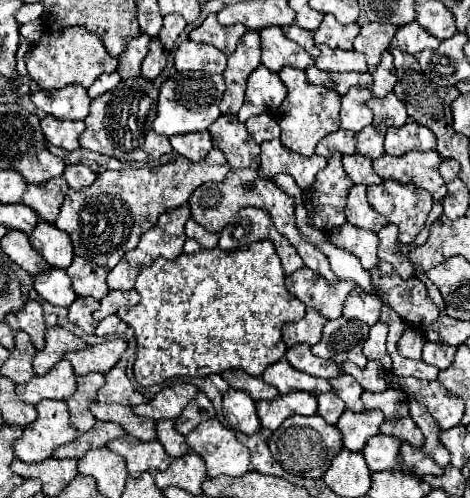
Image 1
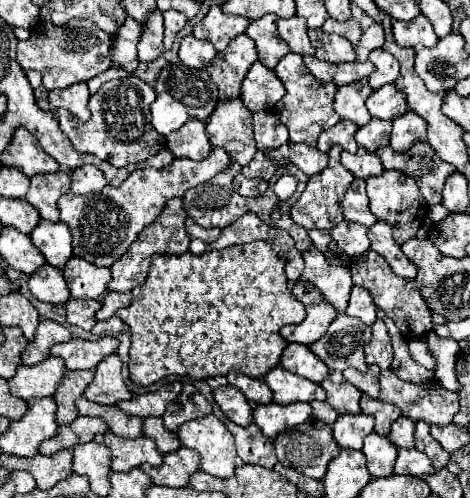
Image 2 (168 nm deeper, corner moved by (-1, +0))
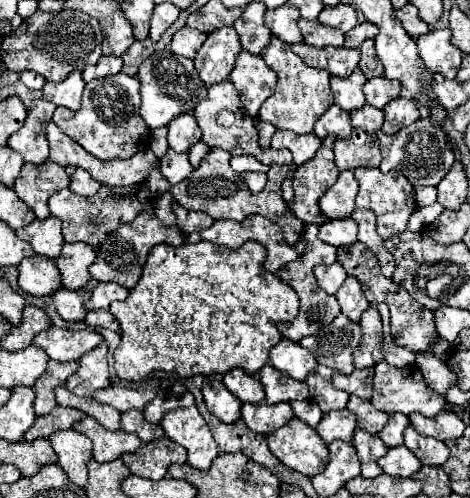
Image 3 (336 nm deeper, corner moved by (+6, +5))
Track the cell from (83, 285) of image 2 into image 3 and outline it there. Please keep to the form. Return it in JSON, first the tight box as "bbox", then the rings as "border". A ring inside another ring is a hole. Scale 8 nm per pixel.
{"bbox":[55,242,95,290],"border":[[[75,242],[75,244],[65,244],[61,250],[61,256],[55,260],[59,272],[61,272],[61,282],[69,290],[79,290],[83,288],[91,274],[89,266],[95,260],[95,252],[89,244]]]}

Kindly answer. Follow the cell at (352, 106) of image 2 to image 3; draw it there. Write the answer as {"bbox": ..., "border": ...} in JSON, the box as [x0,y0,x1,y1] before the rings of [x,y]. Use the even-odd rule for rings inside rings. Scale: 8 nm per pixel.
{"bbox":[331,68,367,112],"border":[[[359,68],[347,78],[331,78],[333,102],[347,112],[361,108],[365,104],[365,96],[361,92],[365,82],[367,82],[367,78],[363,76],[363,72]]]}

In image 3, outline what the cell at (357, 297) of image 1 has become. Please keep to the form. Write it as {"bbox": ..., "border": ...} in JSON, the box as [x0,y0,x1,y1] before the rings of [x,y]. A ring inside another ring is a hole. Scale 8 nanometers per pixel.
{"bbox":[335,276,369,322],"border":[[[347,276],[345,284],[339,288],[339,292],[335,296],[337,296],[337,302],[341,306],[341,312],[345,312],[345,316],[351,318],[353,322],[359,322],[363,310],[369,308],[369,302],[363,296],[361,284],[355,276]]]}

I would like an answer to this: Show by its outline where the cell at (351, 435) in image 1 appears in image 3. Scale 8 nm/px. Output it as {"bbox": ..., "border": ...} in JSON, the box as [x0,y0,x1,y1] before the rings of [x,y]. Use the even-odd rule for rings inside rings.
{"bbox":[315,408,357,444],"border":[[[345,408],[345,410],[335,410],[325,414],[315,430],[329,444],[333,440],[351,442],[355,428],[357,428],[357,418],[353,416],[353,412]]]}

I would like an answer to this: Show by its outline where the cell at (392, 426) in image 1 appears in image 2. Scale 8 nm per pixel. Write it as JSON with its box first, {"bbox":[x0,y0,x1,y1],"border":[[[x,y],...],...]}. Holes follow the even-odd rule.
{"bbox":[388,417,414,449],"border":[[[400,417],[388,435],[388,439],[398,449],[412,449],[414,447],[414,421],[408,421],[406,417]]]}

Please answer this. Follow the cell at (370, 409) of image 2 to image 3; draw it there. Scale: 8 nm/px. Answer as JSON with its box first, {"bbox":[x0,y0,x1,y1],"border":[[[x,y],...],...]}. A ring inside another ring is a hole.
{"bbox":[347,396,389,434],"border":[[[357,396],[349,398],[347,408],[357,416],[357,426],[369,434],[379,434],[379,430],[387,424],[389,418],[389,414],[373,408],[369,400],[361,400]]]}

